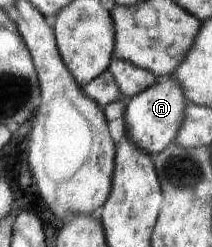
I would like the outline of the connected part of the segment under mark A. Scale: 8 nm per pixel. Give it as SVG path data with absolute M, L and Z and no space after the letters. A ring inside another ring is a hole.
M164 77L144 92L127 99L123 124L129 140L150 157L155 157L166 145L175 141L182 123L186 99L173 77Z

